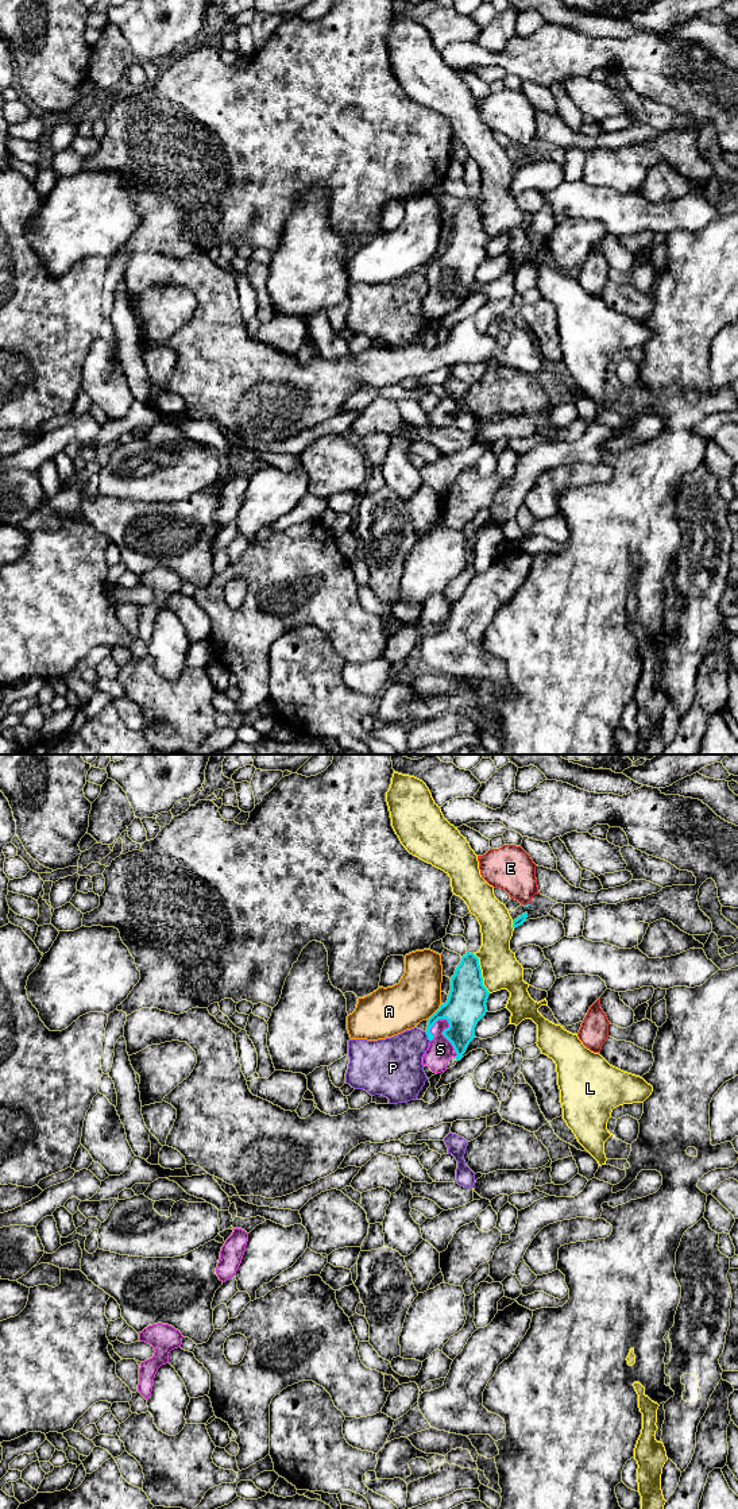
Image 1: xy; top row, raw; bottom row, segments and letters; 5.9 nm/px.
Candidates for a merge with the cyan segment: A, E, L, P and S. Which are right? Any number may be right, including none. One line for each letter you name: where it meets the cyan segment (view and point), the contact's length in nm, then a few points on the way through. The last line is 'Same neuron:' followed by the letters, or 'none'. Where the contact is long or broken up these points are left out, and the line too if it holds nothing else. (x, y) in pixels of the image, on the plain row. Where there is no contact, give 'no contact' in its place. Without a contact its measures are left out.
S: contact xy (443, 278); length 260 nm
Same neuron: S

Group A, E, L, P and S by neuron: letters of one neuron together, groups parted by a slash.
A / E / L / P / S

